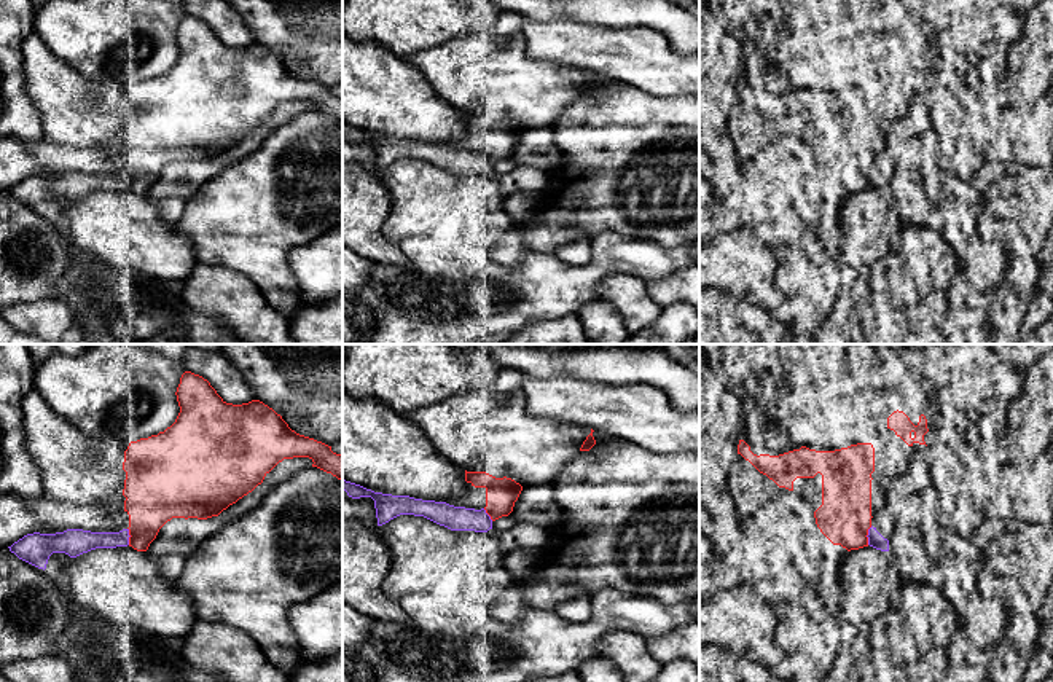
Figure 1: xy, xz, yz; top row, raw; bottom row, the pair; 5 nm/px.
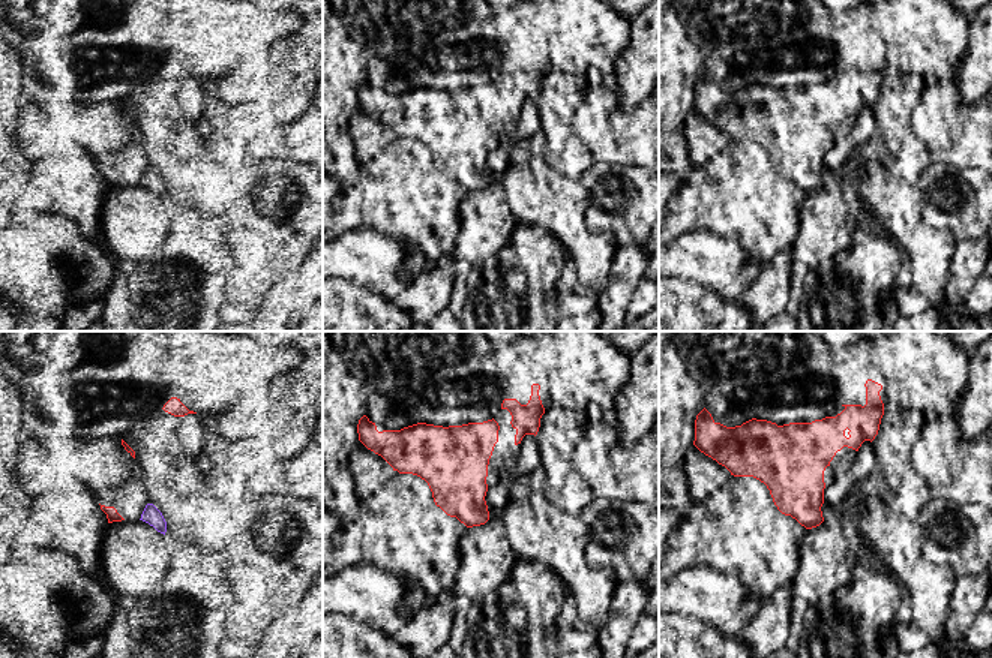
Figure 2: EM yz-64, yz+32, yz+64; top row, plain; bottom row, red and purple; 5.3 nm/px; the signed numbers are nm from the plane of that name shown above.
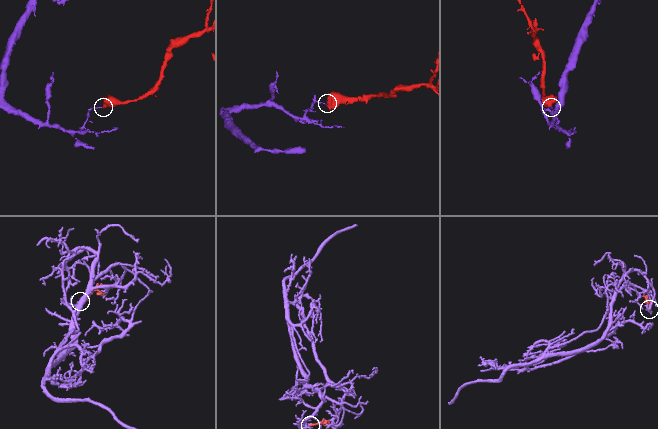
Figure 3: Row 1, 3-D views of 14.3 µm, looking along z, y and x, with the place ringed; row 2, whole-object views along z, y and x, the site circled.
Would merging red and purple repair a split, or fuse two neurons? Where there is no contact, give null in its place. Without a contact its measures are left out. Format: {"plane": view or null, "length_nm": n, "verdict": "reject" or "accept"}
{"plane": "yz", "length_nm": 100, "verdict": "reject"}

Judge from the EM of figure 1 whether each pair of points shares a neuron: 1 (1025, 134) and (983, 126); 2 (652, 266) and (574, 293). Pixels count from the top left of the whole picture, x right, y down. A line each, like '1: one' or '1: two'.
1: one
2: one

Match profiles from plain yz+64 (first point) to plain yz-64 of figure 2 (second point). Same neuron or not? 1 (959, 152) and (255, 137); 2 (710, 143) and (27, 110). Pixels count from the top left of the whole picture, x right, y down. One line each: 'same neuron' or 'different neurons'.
1: same neuron
2: same neuron

